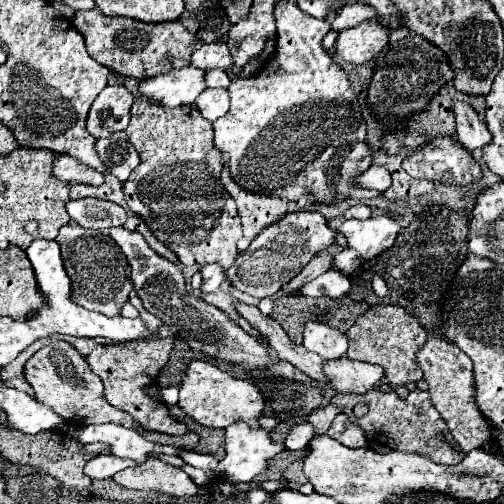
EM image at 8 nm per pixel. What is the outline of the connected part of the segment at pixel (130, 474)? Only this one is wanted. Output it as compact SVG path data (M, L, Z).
M149 456L141 466L117 472L113 480L123 488L151 490L183 500L195 500L201 492L199 486L181 468L175 468L157 456Z

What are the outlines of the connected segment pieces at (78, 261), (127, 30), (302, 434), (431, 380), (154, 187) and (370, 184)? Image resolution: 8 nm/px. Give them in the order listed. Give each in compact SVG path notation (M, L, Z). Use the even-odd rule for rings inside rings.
M67 224L59 230L55 240L61 246L63 264L73 284L73 300L87 310L117 316L127 302L133 284L129 278L131 270L119 270L123 260L117 260L117 244L113 238L107 232L89 232L87 228L79 228L79 224Z
M99 8L77 12L73 18L73 26L85 38L89 54L99 60L105 68L133 78L149 78L175 70L179 64L189 62L189 56L195 48L195 36L185 30L185 26L175 22L147 24L133 18L111 18L105 16Z
M309 422L299 424L299 426L295 426L295 428L289 432L289 436L285 438L285 448L287 448L287 450L307 448L307 444L309 444L309 440L311 440L313 436L315 436L315 432L313 432L313 426L311 426Z
M429 336L425 346L417 352L417 364L421 366L421 370L425 374L425 382L429 384L429 394L431 394L433 406L445 418L449 432L453 434L453 438L461 446L461 450L471 452L471 450L479 448L485 440L489 440L491 432L473 398L473 364L471 364L469 356L455 344Z
M135 98L131 106L131 122L127 126L129 142L141 156L141 164L131 172L129 180L123 184L123 196L131 212L145 218L151 232L161 240L169 250L173 250L181 264L185 266L205 266L221 264L223 270L231 268L239 250L237 240L241 238L241 222L237 218L237 206L231 196L225 192L219 176L223 168L221 152L213 146L213 126L205 120L197 106L179 106L179 108L161 108L159 104L149 104L149 100Z
M371 166L363 174L359 174L355 182L365 190L377 190L383 194L391 186L391 176L383 166Z

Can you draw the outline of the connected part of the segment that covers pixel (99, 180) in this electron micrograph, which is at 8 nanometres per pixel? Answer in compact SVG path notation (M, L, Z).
M59 154L55 158L53 174L65 182L81 182L81 184L91 184L91 186L101 186L105 182L105 176L101 172L97 172L95 168L89 168L89 166L81 164L79 160L65 156L65 154Z

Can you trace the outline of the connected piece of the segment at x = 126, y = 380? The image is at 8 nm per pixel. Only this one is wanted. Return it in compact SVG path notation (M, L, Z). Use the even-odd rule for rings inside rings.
M173 336L169 338L145 338L133 340L125 344L111 344L111 346L95 346L87 356L91 370L103 380L105 384L105 398L115 408L121 408L133 416L145 430L155 430L163 434L185 434L187 426L173 420L165 402L159 398L151 398L147 388L157 382L157 374L167 364L171 350L173 350Z

